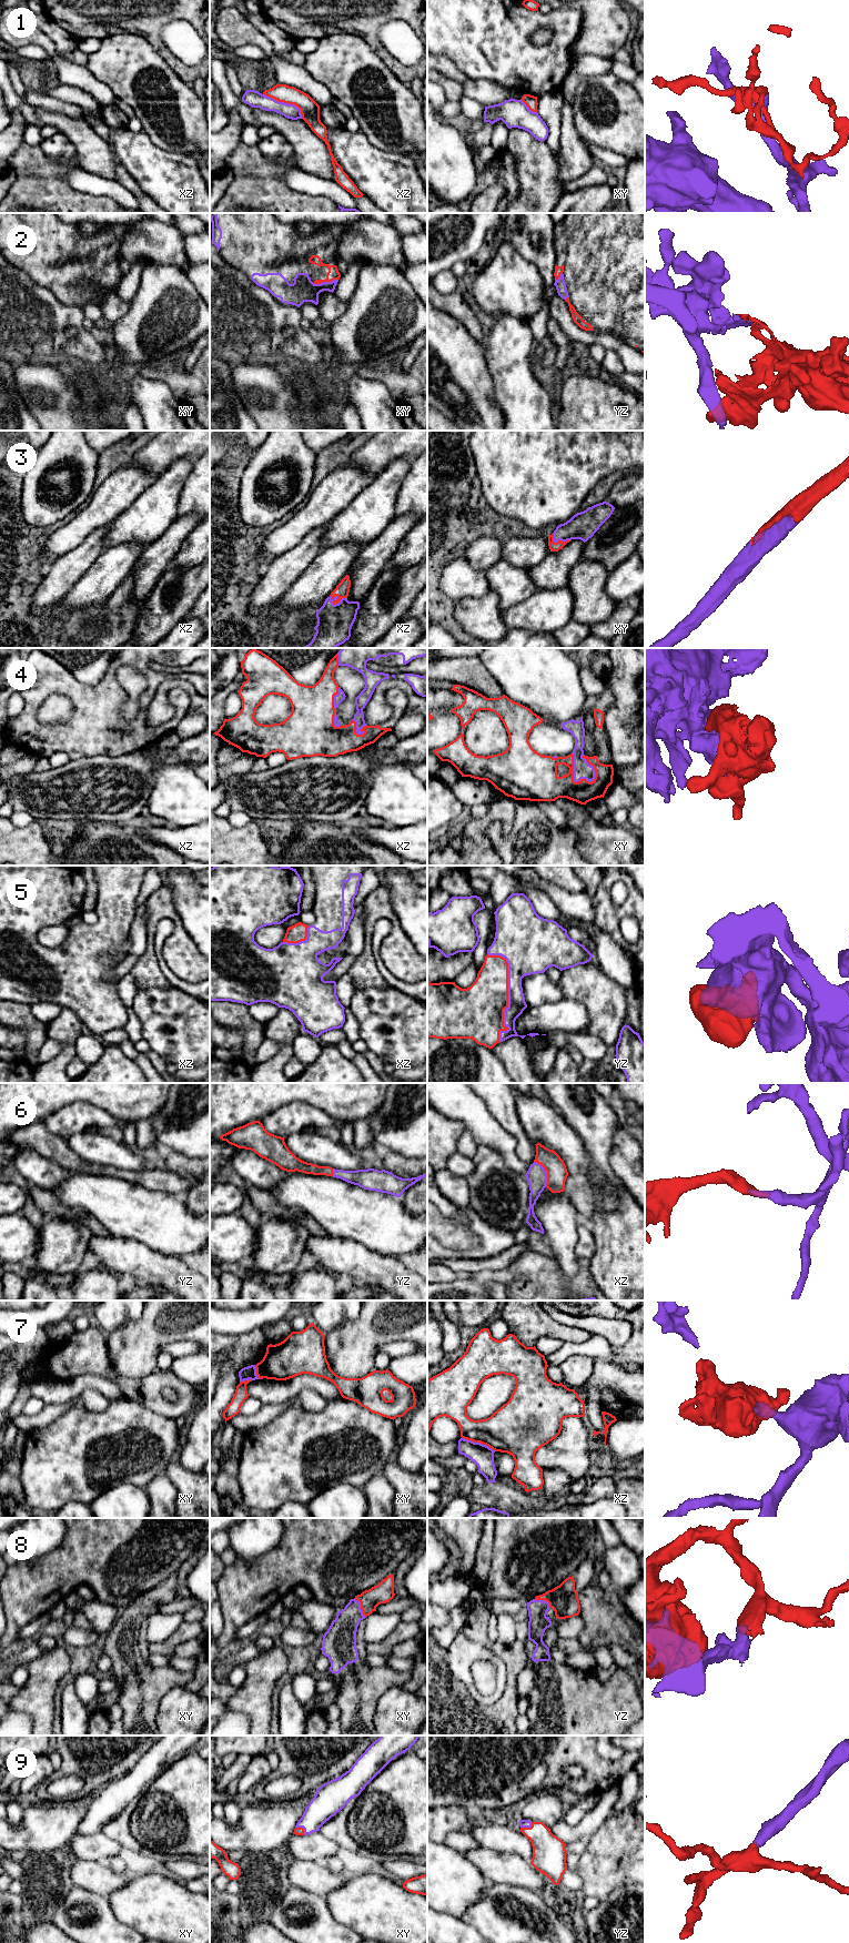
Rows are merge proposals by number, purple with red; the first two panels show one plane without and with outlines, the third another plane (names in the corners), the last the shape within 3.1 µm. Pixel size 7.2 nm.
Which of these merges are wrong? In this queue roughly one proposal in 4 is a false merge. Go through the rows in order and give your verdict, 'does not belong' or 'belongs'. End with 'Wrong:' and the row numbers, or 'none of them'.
1: does not belong
2: belongs
3: belongs
4: belongs
5: belongs
6: belongs
7: does not belong
8: belongs
9: belongs
Wrong: 1, 7

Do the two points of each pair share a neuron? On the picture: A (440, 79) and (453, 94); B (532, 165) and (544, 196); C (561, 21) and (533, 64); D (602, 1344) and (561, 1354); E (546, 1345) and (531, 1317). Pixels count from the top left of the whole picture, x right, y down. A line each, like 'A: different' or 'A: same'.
A: same
B: same
C: same
D: same
E: different

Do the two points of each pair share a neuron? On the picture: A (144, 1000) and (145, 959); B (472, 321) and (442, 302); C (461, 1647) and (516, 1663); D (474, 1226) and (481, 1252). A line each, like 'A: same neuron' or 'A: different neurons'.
A: different neurons
B: same neuron
C: different neurons
D: same neuron

